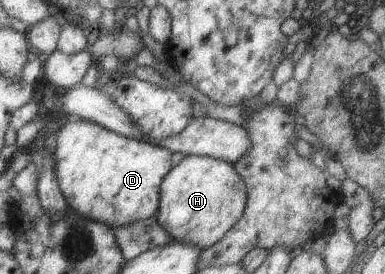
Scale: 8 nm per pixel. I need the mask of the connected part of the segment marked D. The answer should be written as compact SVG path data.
M78 118L71 119L60 128L57 135L52 138L52 145L60 190L73 211L111 228L149 219L158 213L161 199L160 185L167 172L172 170L172 153L167 148L155 142L116 134L99 124Z

